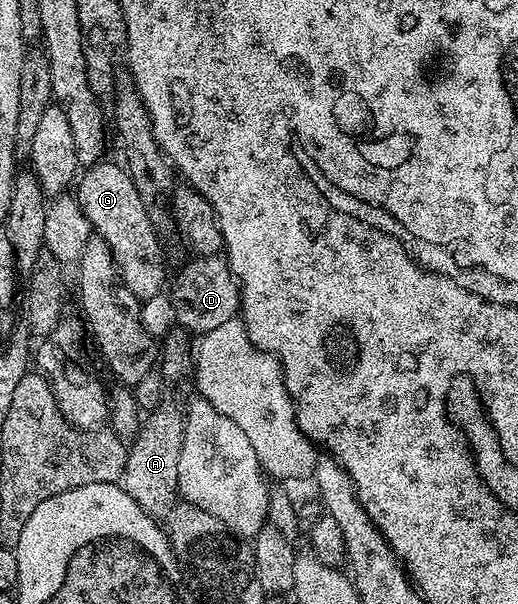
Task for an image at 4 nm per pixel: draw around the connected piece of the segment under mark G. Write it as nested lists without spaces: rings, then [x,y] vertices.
[[[102,159],[80,174],[75,196],[83,207],[83,215],[93,224],[94,234],[107,243],[117,265],[120,284],[142,303],[166,288],[165,261],[161,258],[163,245],[157,240],[151,219],[147,219],[147,211],[143,211],[143,203],[139,203],[139,191],[131,183],[129,170],[109,160]]]

